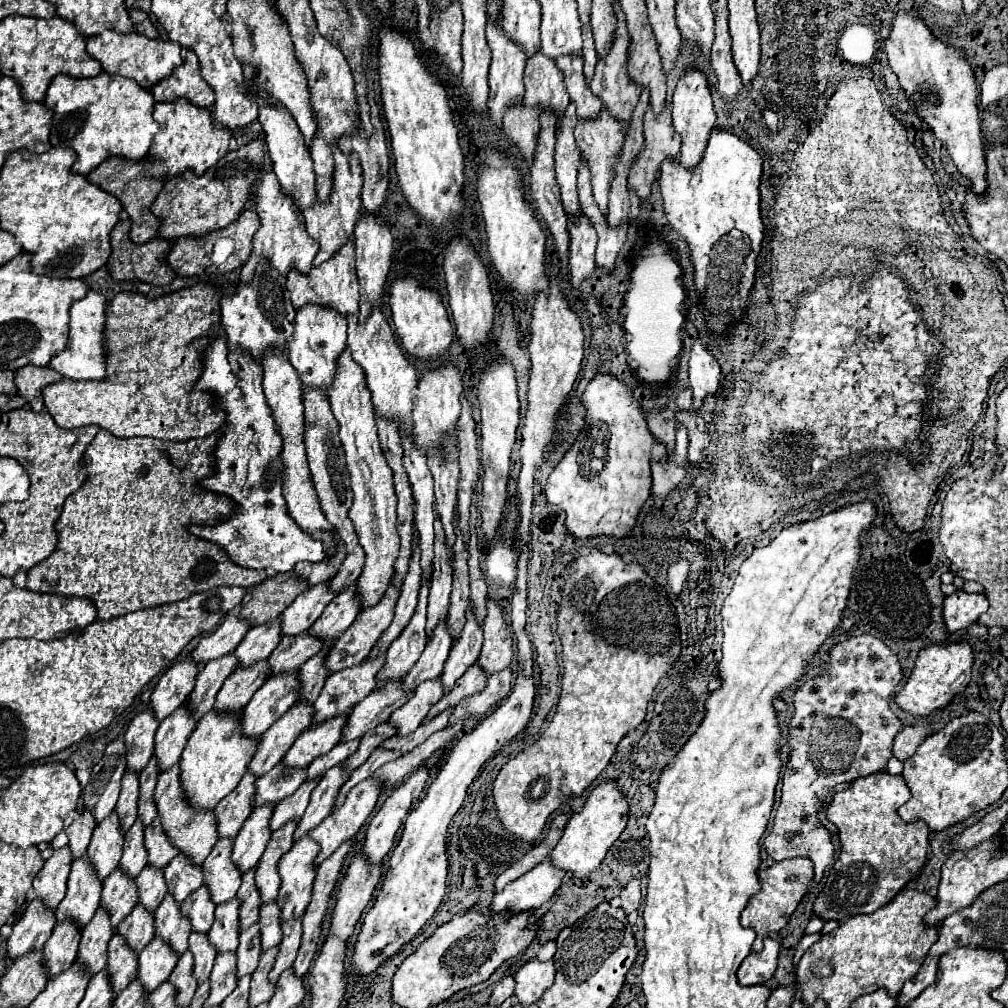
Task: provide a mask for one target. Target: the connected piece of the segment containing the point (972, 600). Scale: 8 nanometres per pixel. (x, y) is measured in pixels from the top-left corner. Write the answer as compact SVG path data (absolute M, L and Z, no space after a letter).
M955 591L953 595L945 597L943 615L945 615L945 625L949 633L955 633L959 629L973 625L987 611L987 607L989 607L987 597L979 593Z

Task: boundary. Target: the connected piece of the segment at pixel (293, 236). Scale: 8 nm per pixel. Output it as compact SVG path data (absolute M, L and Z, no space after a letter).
M265 171L261 175L259 185L253 187L251 201L255 203L255 213L259 215L261 227L259 227L257 235L253 237L253 251L241 271L241 281L251 281L253 269L261 259L267 259L271 263L271 267L275 267L283 275L289 273L291 265L297 267L301 273L307 273L311 269L311 263L313 263L317 251L319 251L319 247L317 247L319 243L307 235L303 217L297 213L295 201L283 193L273 171Z

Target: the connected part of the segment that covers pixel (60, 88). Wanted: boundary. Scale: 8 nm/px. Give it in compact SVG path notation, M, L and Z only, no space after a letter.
M99 73L91 79L57 75L47 89L43 105L53 111L49 141L53 147L71 147L77 153L73 173L87 175L109 157L141 161L159 131L153 119L153 97L135 81Z

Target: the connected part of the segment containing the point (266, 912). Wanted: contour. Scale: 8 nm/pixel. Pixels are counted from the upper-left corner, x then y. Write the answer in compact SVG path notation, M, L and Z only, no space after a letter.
M267 903L267 907L261 907L261 945L263 949L279 945L279 939L283 939L281 923L279 923L279 905Z

